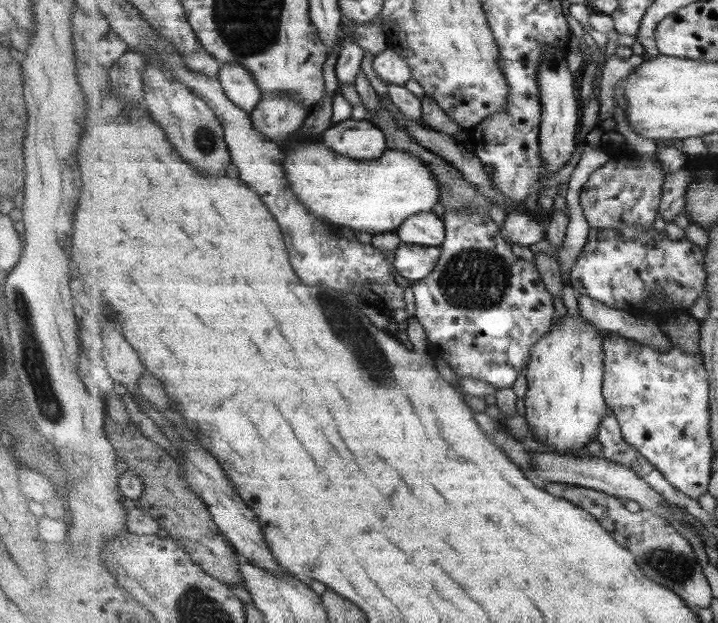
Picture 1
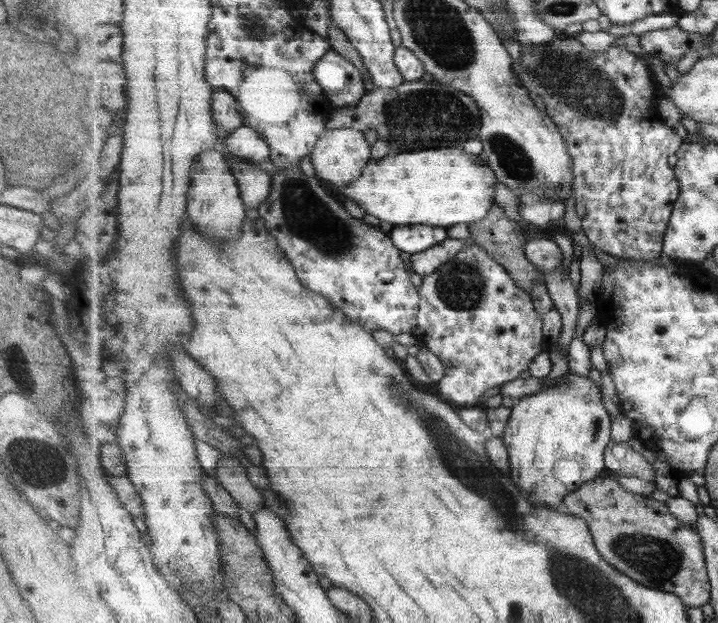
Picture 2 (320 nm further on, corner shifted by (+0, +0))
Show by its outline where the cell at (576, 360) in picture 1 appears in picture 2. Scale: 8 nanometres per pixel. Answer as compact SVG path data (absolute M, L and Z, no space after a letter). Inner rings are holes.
M567 372L557 380L554 386L542 390L539 394L528 396L515 401L512 415L502 436L509 451L509 477L514 485L533 504L542 504L553 510L562 511L563 500L568 494L579 490L584 484L597 479L604 474L606 468L605 451L612 440L612 421L599 387L587 377L579 377L575 373Z

